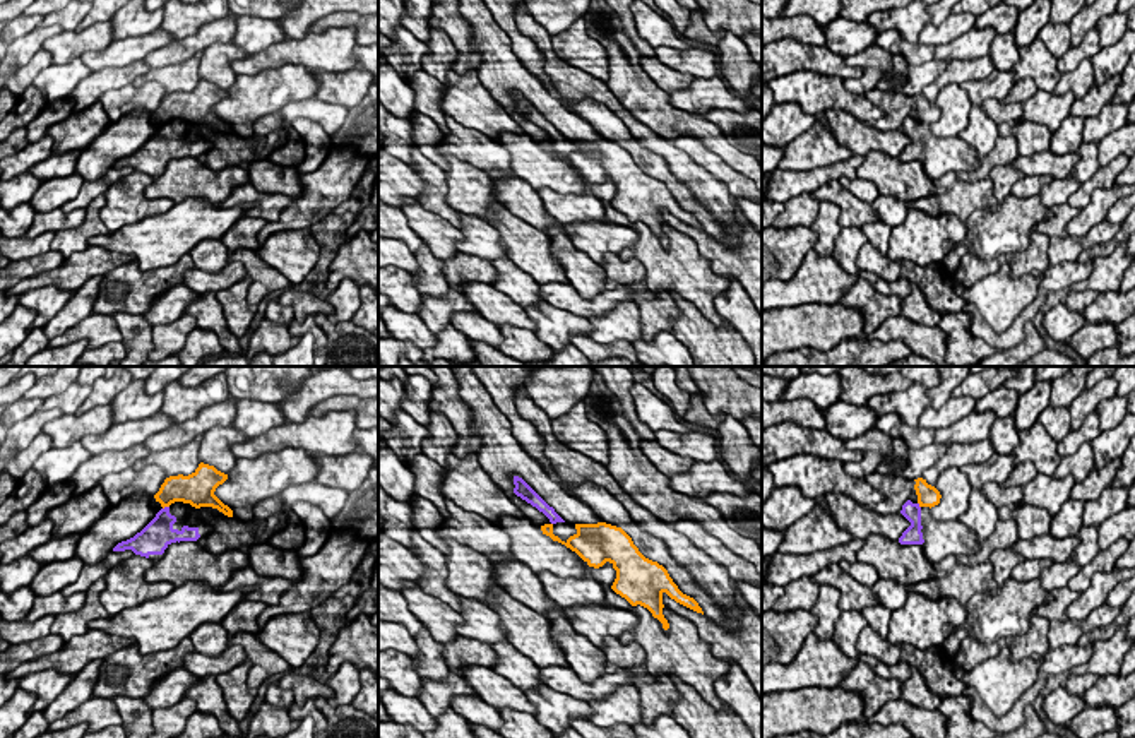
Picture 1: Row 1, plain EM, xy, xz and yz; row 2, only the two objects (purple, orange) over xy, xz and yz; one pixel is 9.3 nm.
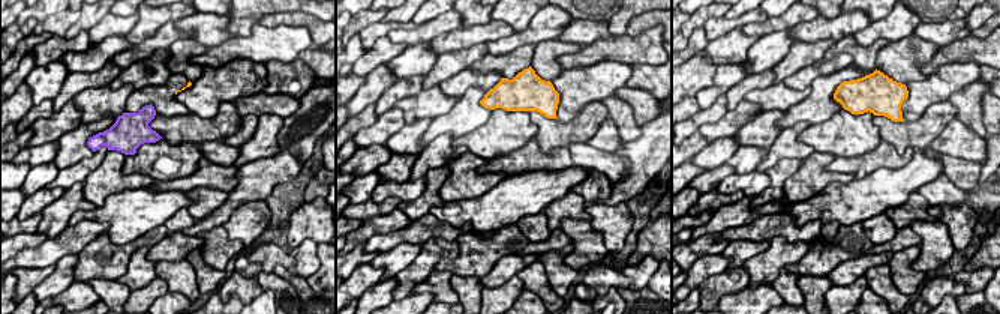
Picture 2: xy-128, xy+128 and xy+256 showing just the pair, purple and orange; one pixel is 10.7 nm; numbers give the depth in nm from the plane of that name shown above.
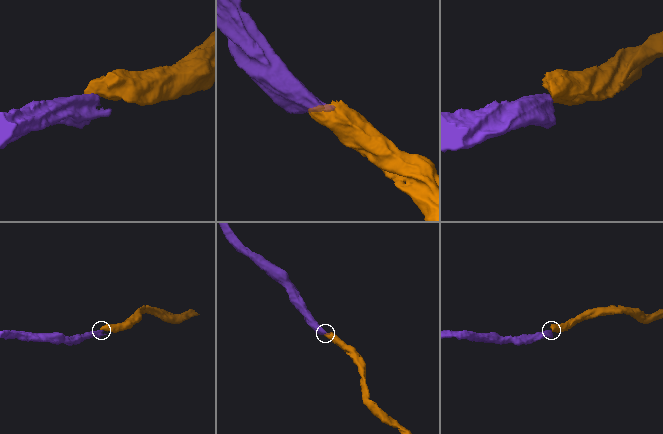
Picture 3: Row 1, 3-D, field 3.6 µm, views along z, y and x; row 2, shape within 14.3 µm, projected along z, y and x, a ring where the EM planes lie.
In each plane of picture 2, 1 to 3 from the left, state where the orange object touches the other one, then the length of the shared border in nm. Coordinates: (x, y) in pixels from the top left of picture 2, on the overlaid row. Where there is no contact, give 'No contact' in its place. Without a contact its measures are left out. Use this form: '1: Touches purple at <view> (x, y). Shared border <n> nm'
1: No contact
2: No contact
3: No contact

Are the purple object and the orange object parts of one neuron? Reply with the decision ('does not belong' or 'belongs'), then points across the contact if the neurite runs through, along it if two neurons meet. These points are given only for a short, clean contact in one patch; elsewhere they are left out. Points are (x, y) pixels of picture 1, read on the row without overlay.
does not belong; border along xy (168, 122), (163, 125)

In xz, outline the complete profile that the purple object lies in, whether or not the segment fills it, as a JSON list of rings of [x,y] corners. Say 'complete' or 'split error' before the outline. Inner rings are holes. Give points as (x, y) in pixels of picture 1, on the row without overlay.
split error | [[[514,92],[514,110],[536,123],[539,128],[543,128],[550,139],[553,140],[553,151],[558,152],[562,158],[567,159],[567,156],[573,151],[577,151],[577,146],[573,140],[567,140],[553,123],[550,123],[522,94]]]

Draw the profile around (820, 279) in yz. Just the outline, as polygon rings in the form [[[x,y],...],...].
[[[810,250],[789,281],[774,277],[762,284],[762,312],[805,303],[837,303],[859,274],[861,271],[847,274],[832,255],[820,257]]]

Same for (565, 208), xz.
[[[538,188],[546,212],[560,224],[573,224],[575,221],[604,223],[606,214],[603,204],[592,195],[556,193],[550,188]]]

